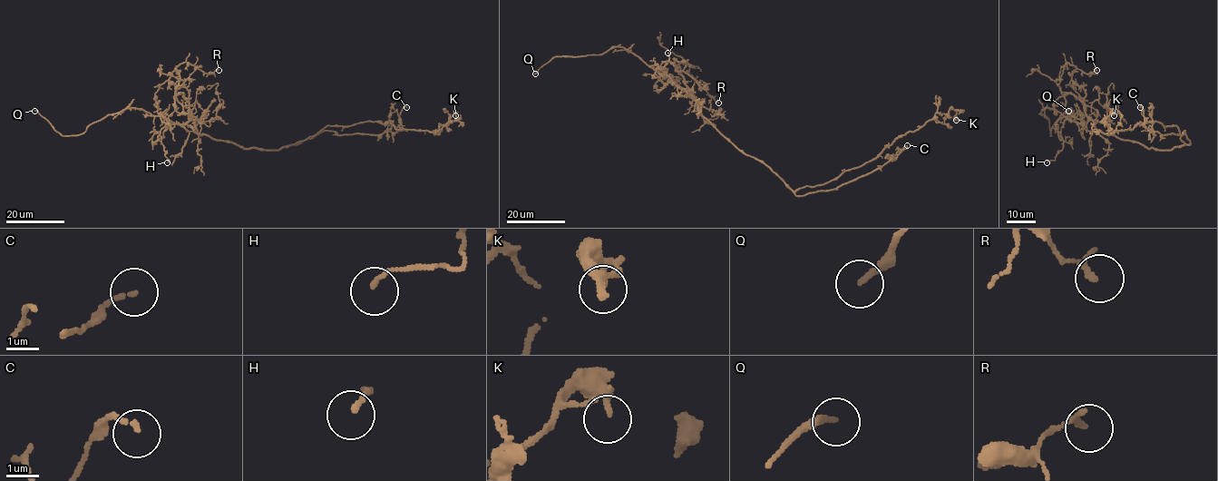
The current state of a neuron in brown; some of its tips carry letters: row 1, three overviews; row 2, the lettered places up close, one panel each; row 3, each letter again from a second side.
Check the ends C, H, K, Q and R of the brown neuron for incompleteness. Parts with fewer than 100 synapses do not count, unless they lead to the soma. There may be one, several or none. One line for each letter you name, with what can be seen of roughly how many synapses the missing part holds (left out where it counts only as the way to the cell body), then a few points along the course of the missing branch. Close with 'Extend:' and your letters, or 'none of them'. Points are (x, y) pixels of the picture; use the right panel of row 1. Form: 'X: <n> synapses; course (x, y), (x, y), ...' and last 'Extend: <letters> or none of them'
Q: course (1068, 111), (1073, 111), (1078, 107), (1078, 98)
Extend: Q

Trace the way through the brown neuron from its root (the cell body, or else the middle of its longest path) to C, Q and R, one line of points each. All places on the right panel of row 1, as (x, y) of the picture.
C: (1146, 148), (1172, 150), (1190, 142), (1184, 131), (1181, 134), (1149, 131), (1140, 107)
Q: (1146, 148), (1104, 133), (1092, 120), (1076, 123), (1044, 108), (1050, 136), (1068, 111)
R: (1146, 148), (1104, 133), (1096, 127), (1079, 100), (1062, 93), (1059, 82), (1066, 63), (1087, 73), (1096, 70)

